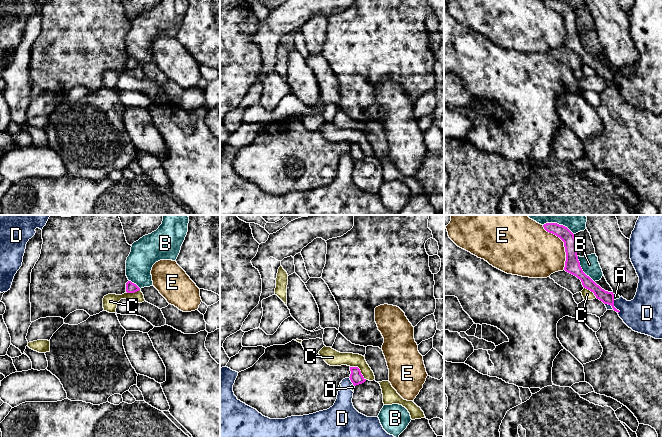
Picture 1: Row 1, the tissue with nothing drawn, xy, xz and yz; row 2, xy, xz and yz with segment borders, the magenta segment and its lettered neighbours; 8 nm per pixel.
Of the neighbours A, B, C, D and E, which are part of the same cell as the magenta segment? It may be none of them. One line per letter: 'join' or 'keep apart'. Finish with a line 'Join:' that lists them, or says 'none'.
A: keep apart
B: keep apart
C: keep apart
D: keep apart
E: keep apart
Join: none

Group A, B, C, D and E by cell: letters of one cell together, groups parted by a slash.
A D / B / C / E

